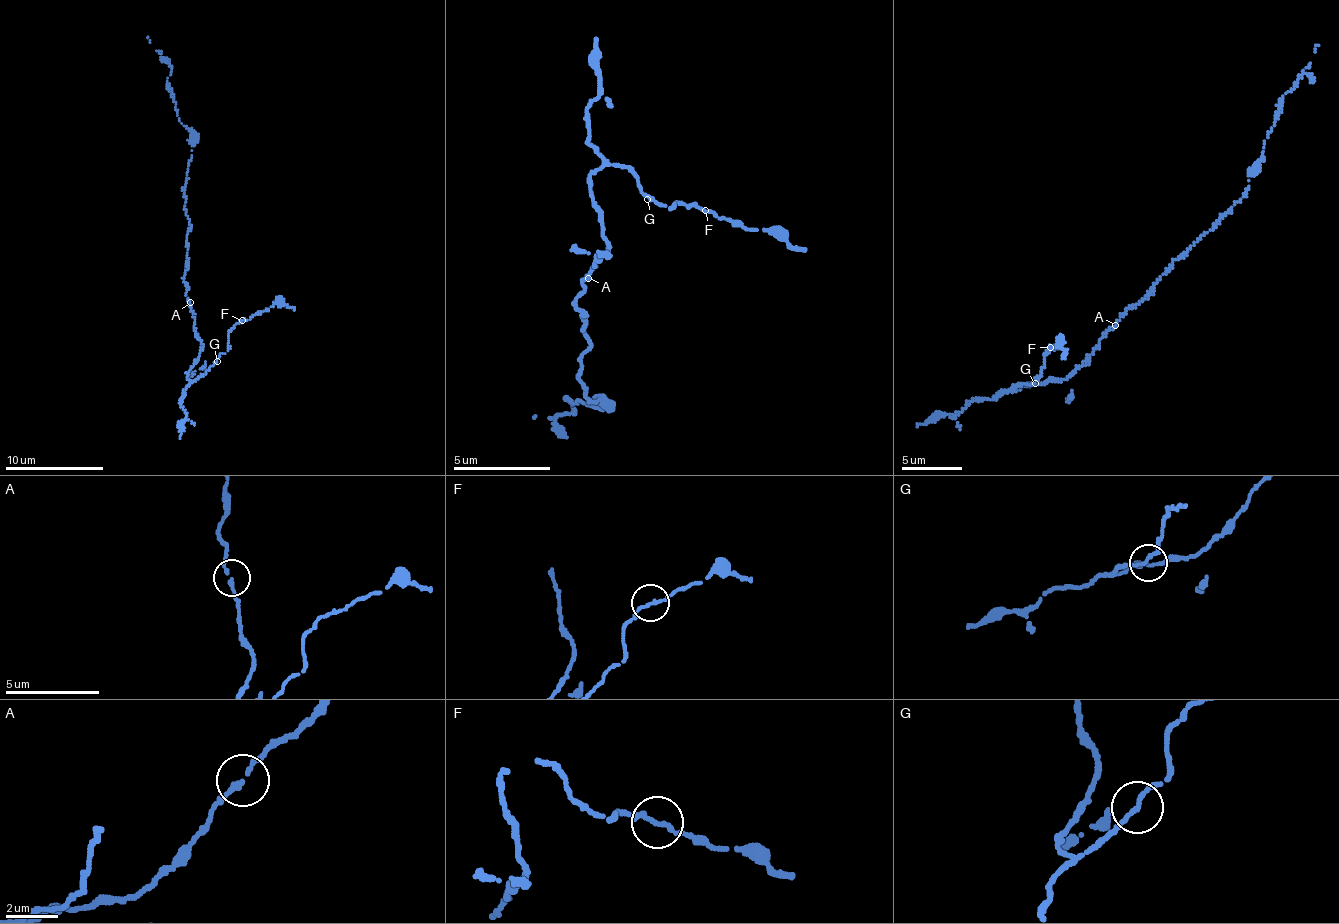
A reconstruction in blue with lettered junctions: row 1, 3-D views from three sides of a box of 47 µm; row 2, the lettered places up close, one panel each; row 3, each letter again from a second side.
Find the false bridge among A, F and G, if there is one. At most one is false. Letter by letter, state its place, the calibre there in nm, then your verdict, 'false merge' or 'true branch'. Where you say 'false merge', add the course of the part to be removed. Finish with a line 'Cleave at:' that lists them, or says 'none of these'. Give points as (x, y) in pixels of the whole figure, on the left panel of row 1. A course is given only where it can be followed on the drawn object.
A: place (190, 302); calibre 190 nm; true branch
F: place (242, 320); calibre 190 nm; true branch
G: place (217, 361); calibre 190 nm; true branch
Cleave at: none of these

